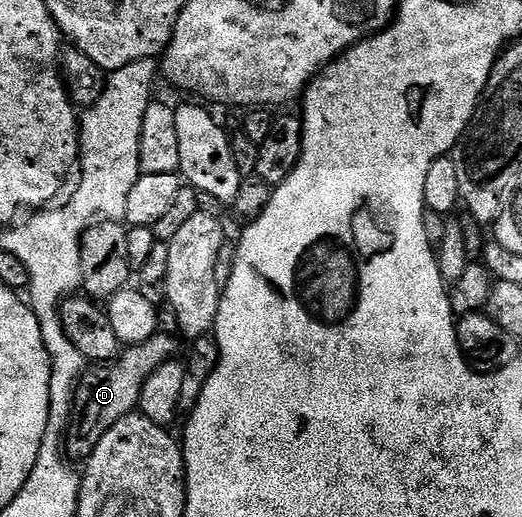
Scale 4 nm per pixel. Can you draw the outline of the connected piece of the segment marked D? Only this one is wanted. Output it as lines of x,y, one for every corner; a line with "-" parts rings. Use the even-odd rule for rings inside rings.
156,332
147,342
137,342
120,349
119,357
109,362
95,364
79,379
75,391
75,404
69,423
70,437
84,438
88,447
93,447
127,414
136,413
139,397
145,388
145,382
161,364
174,359
179,350
180,339
174,333

